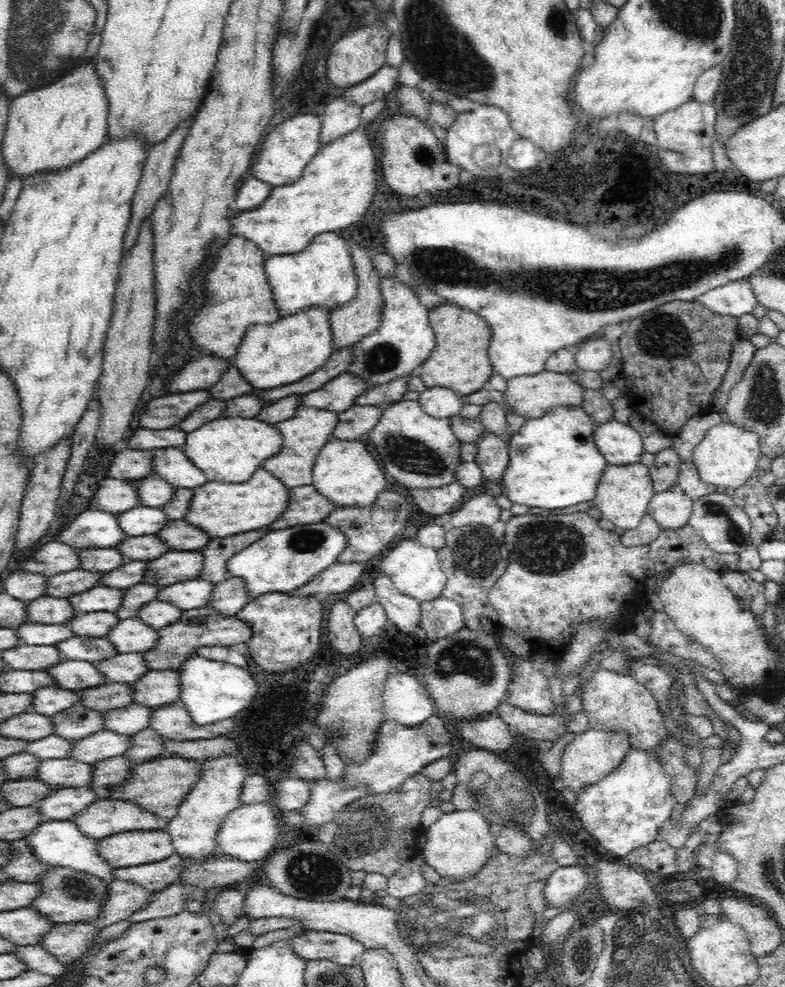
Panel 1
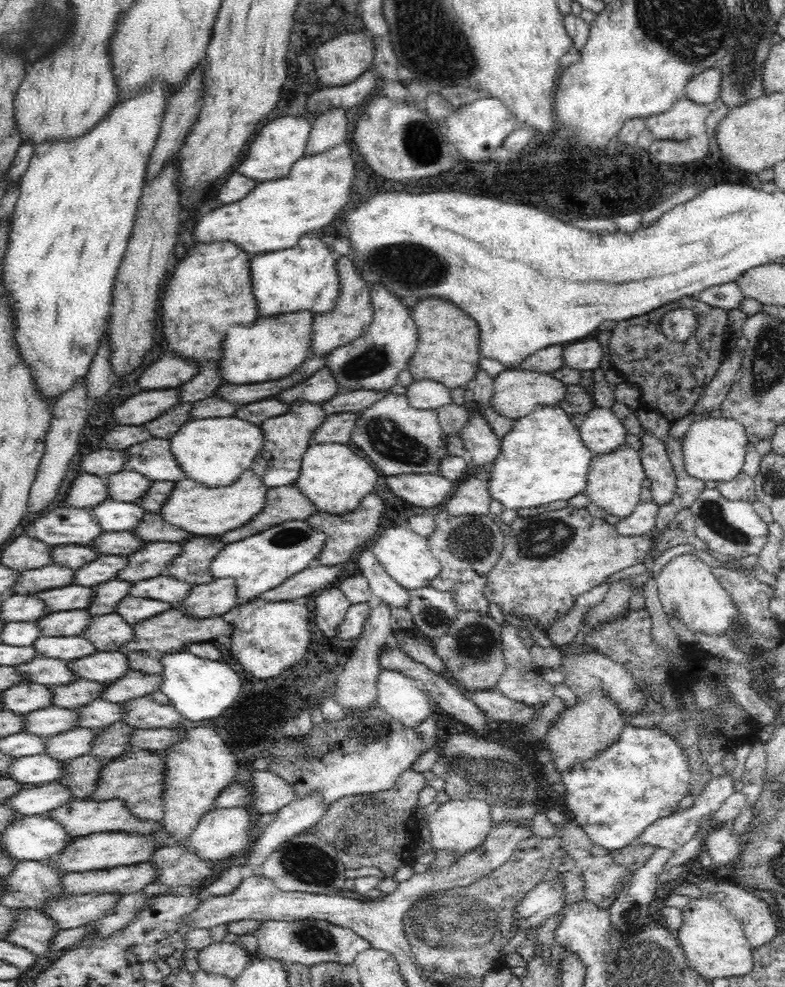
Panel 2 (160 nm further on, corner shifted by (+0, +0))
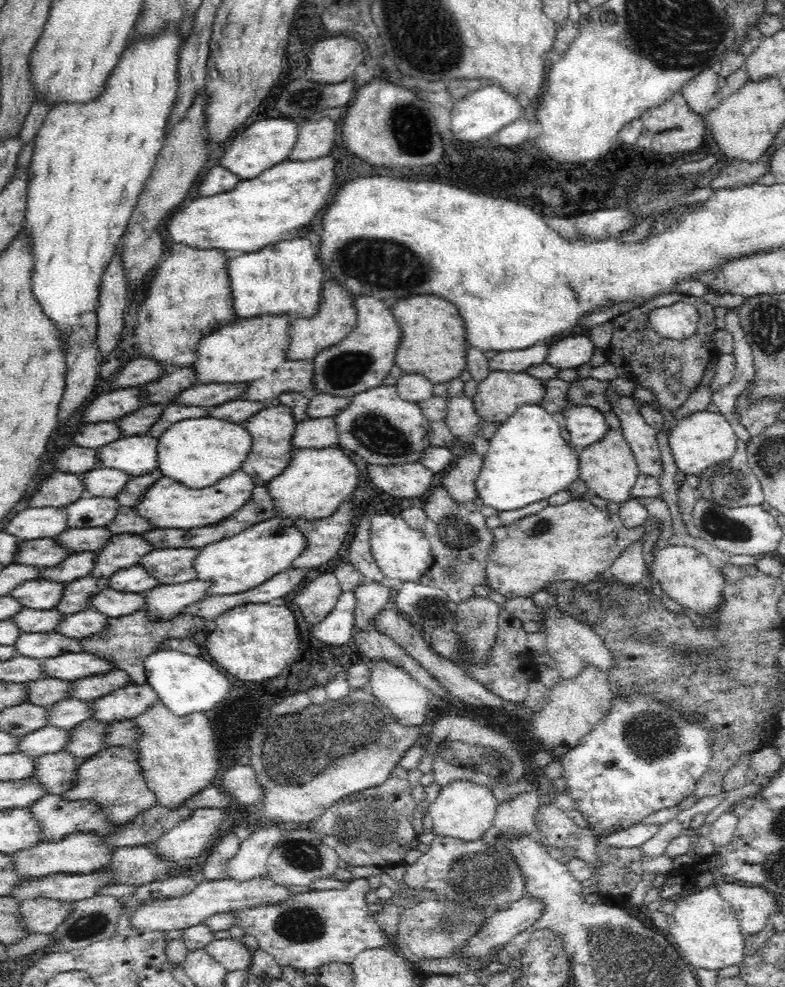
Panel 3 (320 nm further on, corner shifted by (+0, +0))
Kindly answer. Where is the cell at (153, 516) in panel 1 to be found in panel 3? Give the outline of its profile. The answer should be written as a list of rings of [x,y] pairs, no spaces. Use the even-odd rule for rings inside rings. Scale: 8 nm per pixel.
[[[82,496],[78,500],[63,506],[61,509],[65,512],[68,526],[76,528],[105,527],[117,517],[117,508],[121,507],[114,497],[104,498],[101,496]]]

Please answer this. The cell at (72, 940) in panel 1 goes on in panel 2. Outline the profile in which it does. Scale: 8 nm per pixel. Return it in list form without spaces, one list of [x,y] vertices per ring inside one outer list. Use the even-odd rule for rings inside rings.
[[[13,909],[15,918],[12,930],[5,941],[28,950],[38,957],[47,956],[51,938],[58,929],[55,922],[45,912],[34,909]]]

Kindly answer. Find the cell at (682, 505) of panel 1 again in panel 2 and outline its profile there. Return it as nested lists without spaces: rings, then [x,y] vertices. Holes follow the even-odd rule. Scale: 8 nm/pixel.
[[[644,431],[639,439],[642,442],[639,457],[645,475],[651,480],[652,501],[659,508],[674,498],[676,475],[662,440],[650,431]]]

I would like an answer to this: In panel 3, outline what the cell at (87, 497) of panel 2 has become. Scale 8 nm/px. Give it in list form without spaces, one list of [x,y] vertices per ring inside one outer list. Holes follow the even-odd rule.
[[[54,471],[44,476],[32,496],[24,498],[24,504],[32,508],[62,508],[78,497],[86,496],[85,491],[81,475]]]

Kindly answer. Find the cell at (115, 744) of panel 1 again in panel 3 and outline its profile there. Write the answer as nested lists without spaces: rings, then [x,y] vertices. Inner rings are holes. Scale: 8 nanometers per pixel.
[[[55,727],[40,728],[28,736],[21,738],[20,750],[30,757],[44,756],[44,754],[56,754],[66,751],[70,733]]]

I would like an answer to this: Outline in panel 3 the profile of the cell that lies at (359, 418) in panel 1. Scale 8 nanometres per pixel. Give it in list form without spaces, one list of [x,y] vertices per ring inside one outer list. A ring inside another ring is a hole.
[[[335,416],[299,422],[291,438],[291,445],[294,449],[337,446],[339,432],[334,419]]]

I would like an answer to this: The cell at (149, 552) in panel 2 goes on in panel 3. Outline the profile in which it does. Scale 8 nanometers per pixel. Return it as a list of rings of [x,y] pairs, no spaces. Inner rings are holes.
[[[121,534],[112,535],[106,543],[106,546],[95,550],[92,572],[90,576],[94,578],[108,578],[112,576],[113,572],[133,567],[138,565],[141,558],[147,555],[152,549],[151,544],[148,544],[141,535]]]

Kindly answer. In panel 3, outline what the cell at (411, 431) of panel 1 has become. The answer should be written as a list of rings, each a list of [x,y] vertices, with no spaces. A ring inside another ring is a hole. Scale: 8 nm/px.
[[[382,384],[351,396],[351,401],[335,416],[334,422],[339,432],[338,445],[342,449],[348,448],[348,450],[356,452],[358,456],[370,464],[386,467],[420,461],[433,473],[437,473],[442,471],[452,458],[452,453],[448,447],[437,447],[430,444],[427,435],[430,420],[421,413],[418,403],[411,403],[400,397],[396,385]]]

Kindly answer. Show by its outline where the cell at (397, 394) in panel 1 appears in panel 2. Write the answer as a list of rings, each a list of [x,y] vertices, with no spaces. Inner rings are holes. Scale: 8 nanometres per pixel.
[[[350,390],[336,393],[330,400],[321,404],[322,410],[327,414],[359,413],[368,408],[372,403],[380,400],[384,394],[391,390]]]

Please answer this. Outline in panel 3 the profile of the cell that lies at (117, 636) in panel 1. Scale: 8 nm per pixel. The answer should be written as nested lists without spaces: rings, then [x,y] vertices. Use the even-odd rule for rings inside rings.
[[[88,608],[67,615],[57,624],[57,632],[70,638],[81,639],[99,633],[106,625],[108,616],[100,614],[94,608]]]

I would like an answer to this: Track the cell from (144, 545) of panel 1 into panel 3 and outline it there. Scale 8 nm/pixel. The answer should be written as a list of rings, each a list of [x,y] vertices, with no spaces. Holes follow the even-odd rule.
[[[68,527],[53,539],[70,552],[94,552],[106,546],[112,534],[106,527],[76,528]]]

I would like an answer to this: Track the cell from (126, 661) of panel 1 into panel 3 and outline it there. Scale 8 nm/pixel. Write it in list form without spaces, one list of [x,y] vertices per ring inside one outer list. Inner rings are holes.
[[[81,650],[78,653],[64,653],[43,658],[40,661],[41,669],[46,677],[64,681],[87,679],[90,676],[100,676],[104,672],[116,669],[111,662]]]

